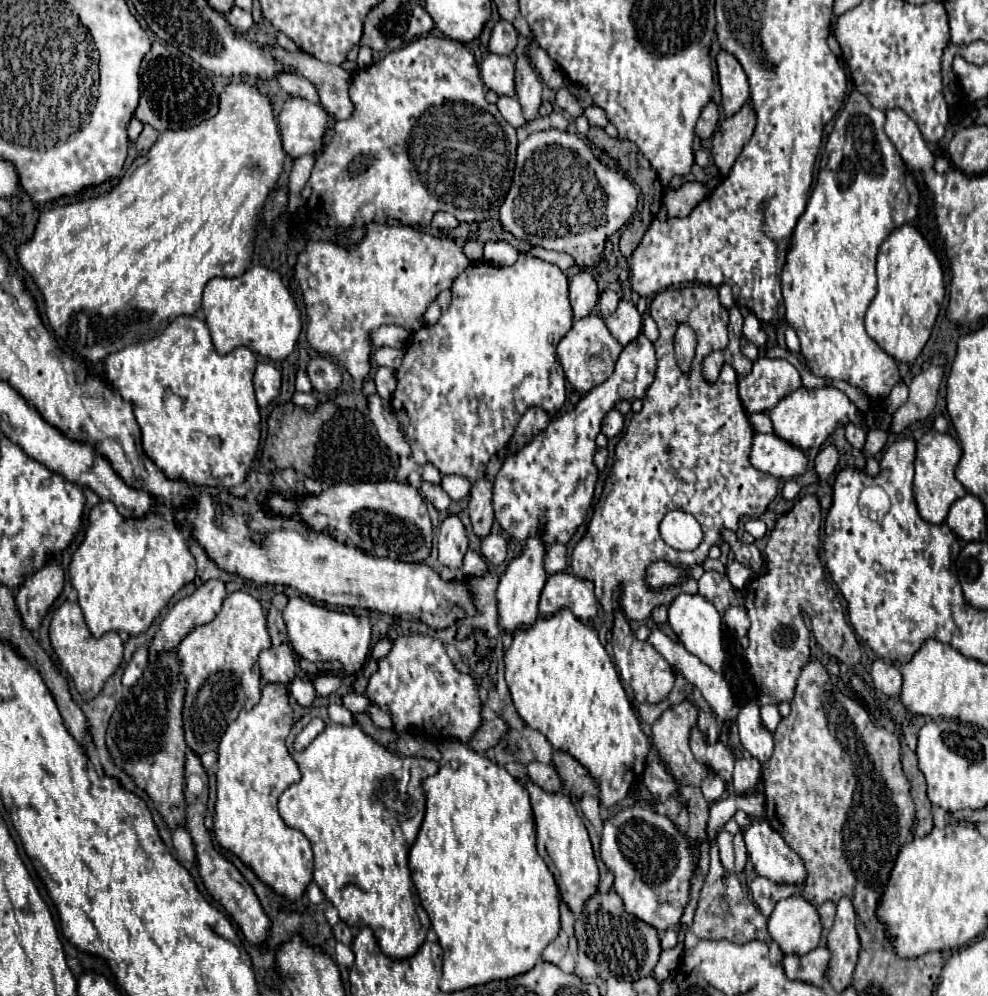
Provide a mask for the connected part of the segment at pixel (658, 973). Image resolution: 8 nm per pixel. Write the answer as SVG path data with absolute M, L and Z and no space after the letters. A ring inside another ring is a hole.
M679 944L679 946L675 946L675 948L671 948L671 950L663 950L661 952L661 958L659 958L659 962L657 962L657 966L655 966L655 970L653 970L653 978L655 980L667 980L671 974L673 974L673 970L677 968L677 964L681 962L681 956L683 956L683 946Z

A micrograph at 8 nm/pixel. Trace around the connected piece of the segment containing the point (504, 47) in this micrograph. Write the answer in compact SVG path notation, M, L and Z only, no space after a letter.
M499 20L489 40L489 52L499 56L511 56L515 46L517 46L517 30L513 28L513 24Z

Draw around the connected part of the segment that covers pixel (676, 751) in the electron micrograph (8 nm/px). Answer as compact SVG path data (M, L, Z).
M681 702L677 706L671 706L669 710L665 710L661 714L661 718L651 726L653 730L653 738L655 738L655 746L661 754L661 758L665 760L665 764L669 764L669 768L673 770L673 776L679 784L693 784L699 786L703 782L703 778L707 776L707 768L703 764L697 762L697 758L693 756L691 748L689 748L689 738L691 738L691 730L697 724L697 708L691 702Z

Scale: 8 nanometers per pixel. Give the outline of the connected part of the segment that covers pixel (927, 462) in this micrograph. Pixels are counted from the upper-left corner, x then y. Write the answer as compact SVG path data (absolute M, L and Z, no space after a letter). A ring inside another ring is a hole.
M929 430L917 444L915 458L915 502L919 514L929 524L941 524L951 508L951 504L967 494L967 490L955 480L955 468L961 458L961 448L949 434L939 434L937 430Z

